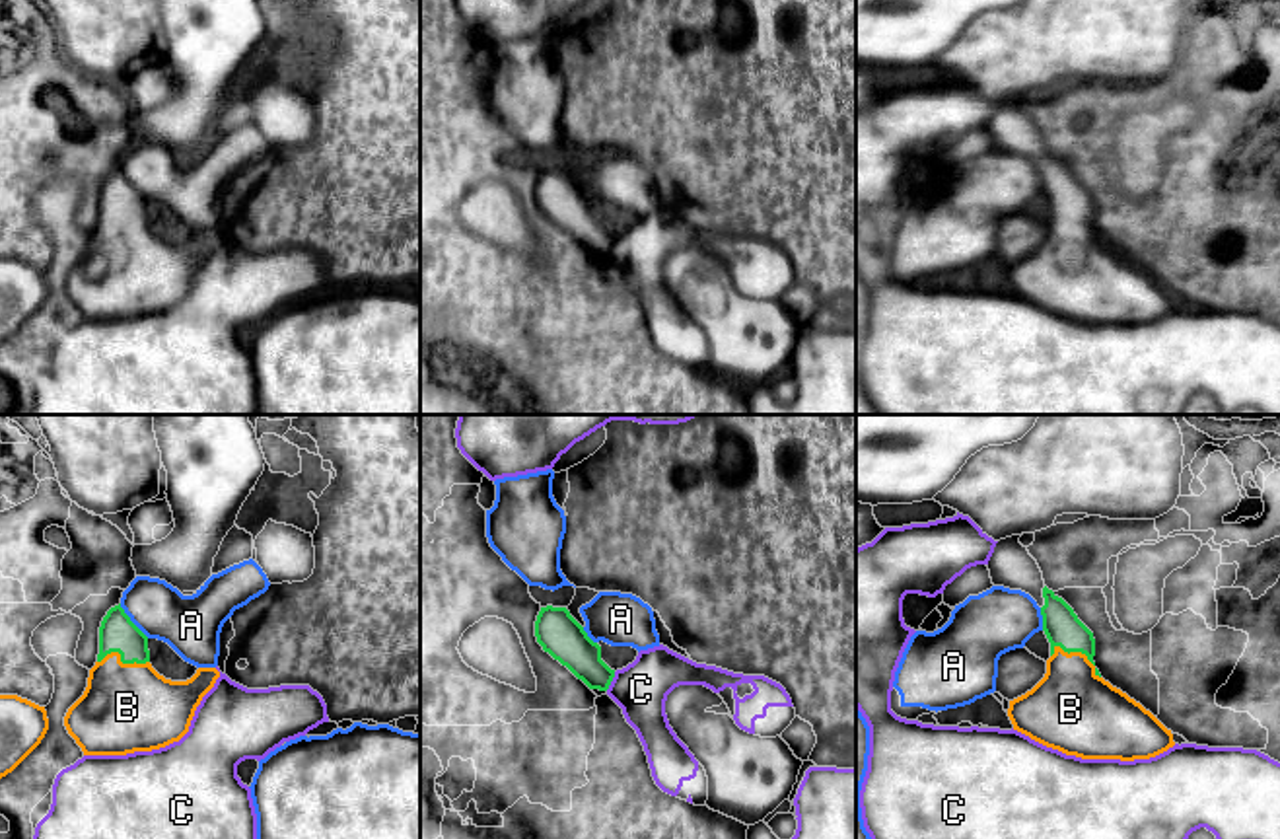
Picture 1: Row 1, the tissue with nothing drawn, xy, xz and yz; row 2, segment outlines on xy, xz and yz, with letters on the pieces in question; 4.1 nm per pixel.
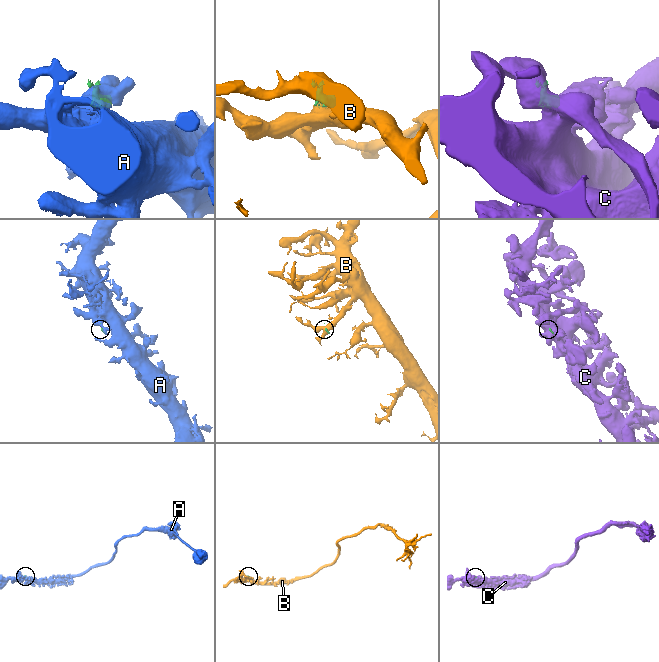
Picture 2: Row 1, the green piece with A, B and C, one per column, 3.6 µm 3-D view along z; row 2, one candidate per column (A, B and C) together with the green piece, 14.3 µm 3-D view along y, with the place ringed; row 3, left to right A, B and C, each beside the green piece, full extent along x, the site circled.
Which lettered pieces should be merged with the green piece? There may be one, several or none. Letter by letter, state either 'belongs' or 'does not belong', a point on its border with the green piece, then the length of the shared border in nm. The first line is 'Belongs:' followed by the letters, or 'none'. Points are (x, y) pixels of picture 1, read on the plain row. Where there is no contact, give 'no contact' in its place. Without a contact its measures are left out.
Belongs: B
A: does not belong; contact xy (131, 185); length 190 nm
B: belongs; contact yz (1080, 215); length 240 nm
C: does not belong; contact xz (611, 244); length 90 nm

